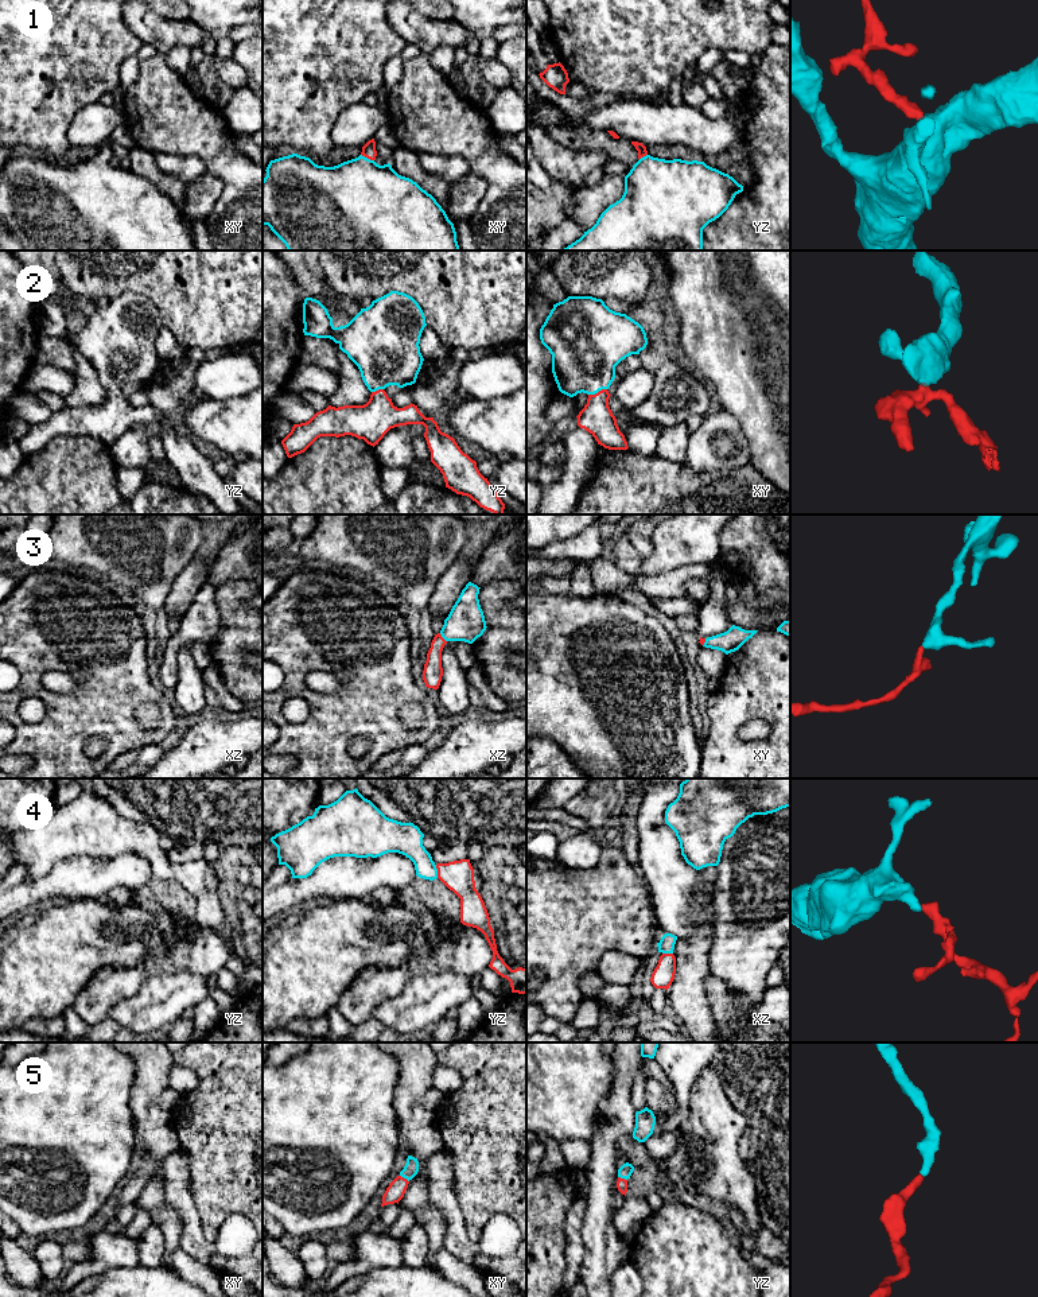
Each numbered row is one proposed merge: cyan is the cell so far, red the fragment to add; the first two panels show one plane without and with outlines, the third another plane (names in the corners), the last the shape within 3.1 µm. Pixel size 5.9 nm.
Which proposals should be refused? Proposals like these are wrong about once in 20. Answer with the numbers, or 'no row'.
no row

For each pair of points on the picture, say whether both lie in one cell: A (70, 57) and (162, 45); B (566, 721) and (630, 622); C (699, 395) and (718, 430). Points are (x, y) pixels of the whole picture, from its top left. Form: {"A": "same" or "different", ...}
{"A": "different", "B": "same", "C": "different"}

